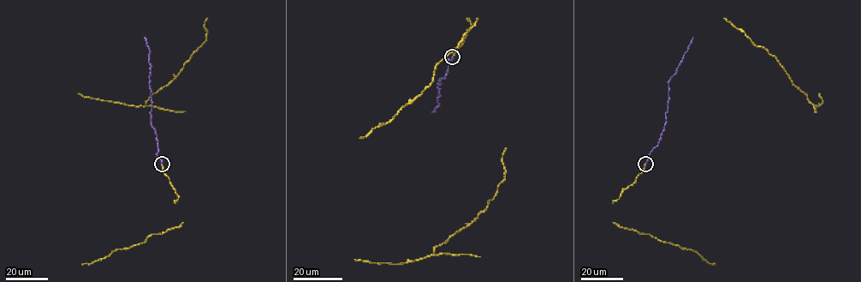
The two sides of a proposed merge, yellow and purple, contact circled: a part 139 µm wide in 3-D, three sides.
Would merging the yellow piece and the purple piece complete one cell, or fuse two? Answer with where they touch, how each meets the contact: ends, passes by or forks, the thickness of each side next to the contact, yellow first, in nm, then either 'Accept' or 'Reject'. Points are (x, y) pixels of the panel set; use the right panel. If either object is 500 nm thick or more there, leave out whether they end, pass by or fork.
Place: (645, 164). At the ring yellow ends. At the ring purple ends. Thickness 190 nm (yellow) against 200 nm. Accept

